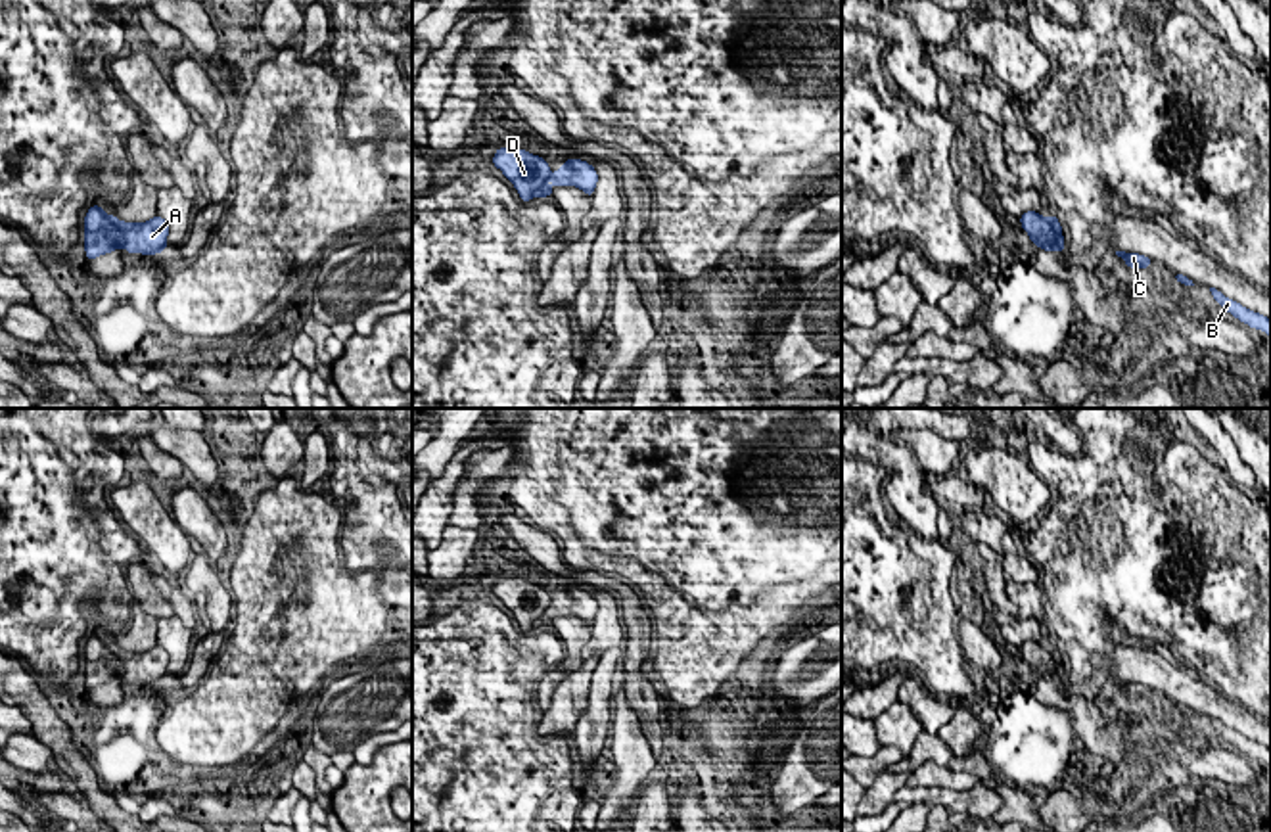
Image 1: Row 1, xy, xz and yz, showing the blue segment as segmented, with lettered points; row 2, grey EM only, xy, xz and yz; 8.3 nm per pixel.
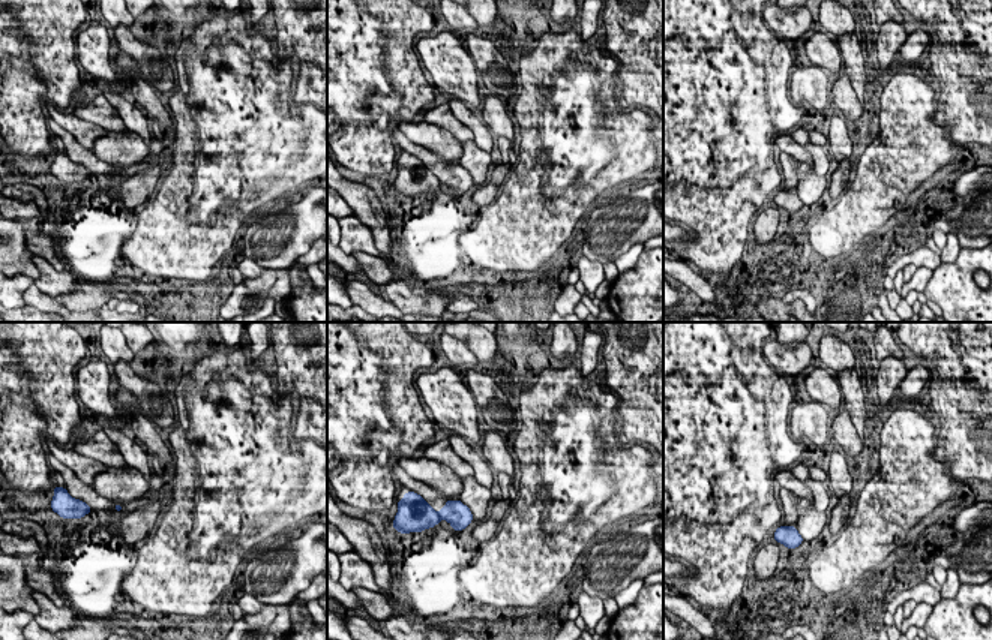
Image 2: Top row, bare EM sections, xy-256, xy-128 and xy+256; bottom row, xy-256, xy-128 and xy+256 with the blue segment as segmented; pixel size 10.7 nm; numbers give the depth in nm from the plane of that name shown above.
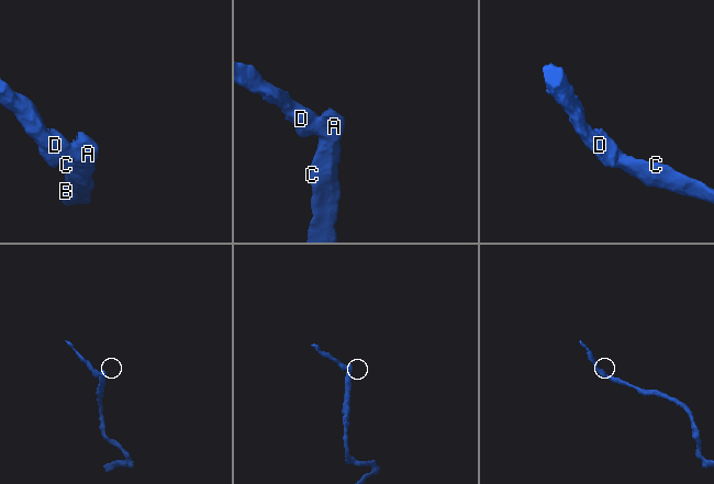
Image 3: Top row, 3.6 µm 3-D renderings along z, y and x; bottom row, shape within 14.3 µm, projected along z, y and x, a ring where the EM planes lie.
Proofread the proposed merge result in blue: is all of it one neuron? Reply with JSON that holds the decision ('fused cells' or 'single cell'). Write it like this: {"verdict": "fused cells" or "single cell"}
{"verdict": "fused cells"}

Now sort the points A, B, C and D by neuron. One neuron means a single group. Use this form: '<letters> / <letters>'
A B C / D

